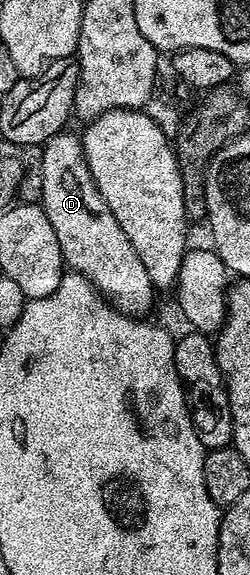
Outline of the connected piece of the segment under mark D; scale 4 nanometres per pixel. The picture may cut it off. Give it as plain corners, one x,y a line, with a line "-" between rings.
69,133
55,135
53,139
43,144
44,156
40,159
40,195
46,217
50,217
50,225
54,225
54,237
58,237
58,245
62,249
65,264
75,274
87,279
101,296
109,299
111,306
122,315
144,317
152,307
154,288
150,281
150,273
146,273
146,265
134,253
134,245
122,233
122,225
110,213
110,205
102,197
98,185
92,180
88,163
84,159
84,144

